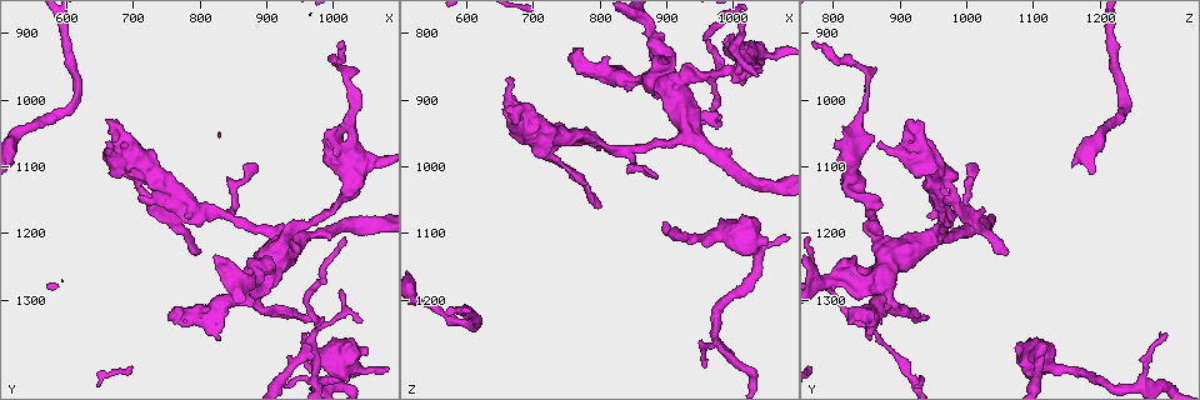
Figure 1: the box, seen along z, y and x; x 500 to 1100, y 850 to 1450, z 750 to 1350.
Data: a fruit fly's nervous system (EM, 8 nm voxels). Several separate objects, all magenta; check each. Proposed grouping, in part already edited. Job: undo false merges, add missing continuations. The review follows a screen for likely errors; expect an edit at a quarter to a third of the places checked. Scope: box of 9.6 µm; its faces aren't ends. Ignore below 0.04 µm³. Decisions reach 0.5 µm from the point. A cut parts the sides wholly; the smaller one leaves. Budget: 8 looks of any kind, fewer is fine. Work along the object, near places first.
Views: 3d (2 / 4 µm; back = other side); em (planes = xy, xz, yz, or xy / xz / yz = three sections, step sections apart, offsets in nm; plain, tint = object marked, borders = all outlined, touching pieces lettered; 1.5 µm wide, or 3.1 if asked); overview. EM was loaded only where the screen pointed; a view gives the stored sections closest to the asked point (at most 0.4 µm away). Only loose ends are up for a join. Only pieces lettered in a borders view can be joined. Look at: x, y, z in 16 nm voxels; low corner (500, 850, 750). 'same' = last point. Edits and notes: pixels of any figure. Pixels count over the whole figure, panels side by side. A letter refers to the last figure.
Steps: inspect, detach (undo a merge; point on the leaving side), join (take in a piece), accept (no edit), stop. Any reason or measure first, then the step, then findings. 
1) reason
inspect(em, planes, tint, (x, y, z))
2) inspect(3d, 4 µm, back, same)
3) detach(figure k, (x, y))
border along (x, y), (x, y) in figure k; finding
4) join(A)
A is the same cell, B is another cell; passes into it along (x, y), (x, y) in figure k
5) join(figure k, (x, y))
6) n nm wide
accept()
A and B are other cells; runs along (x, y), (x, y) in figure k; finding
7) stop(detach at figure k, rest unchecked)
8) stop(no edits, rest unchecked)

free end
inspect(3d, 2 µm, (795, 1230, 1060))

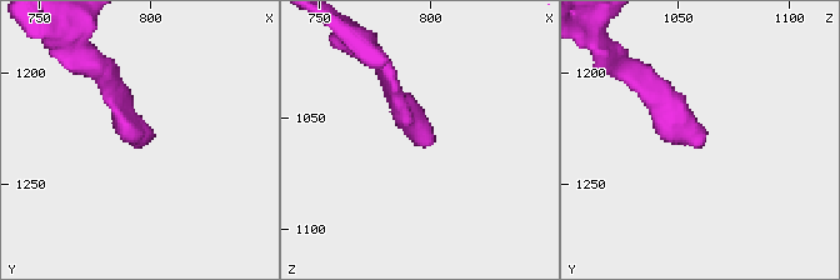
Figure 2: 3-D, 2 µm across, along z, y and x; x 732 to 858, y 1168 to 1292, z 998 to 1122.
inspect(em, yz, step 4, borders, (798, 1230, 1063))

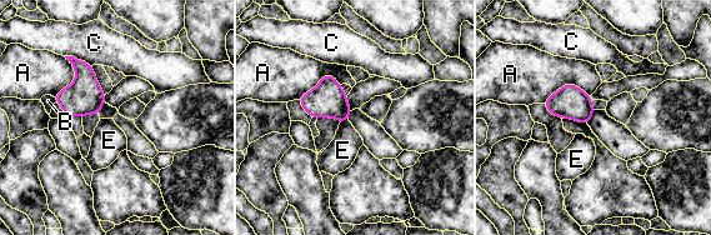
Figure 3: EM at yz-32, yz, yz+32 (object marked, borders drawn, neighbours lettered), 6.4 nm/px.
140 nm wide
accept()
A, B, C and E are other cells; no lettered piece goes on from it

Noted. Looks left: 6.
tapers out
inspect(3d, 4 µm, back, (1015, 1290, 880))

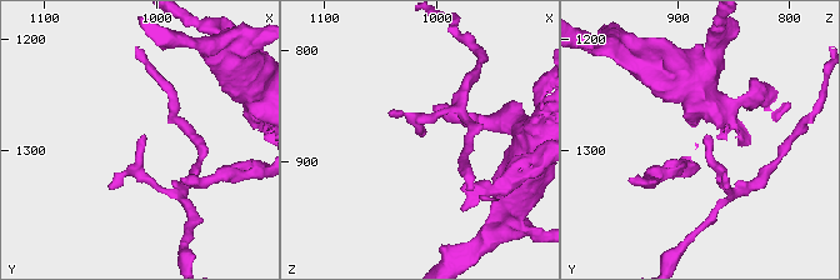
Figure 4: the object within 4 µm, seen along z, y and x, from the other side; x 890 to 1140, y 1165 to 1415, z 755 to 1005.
inspect(em, xy, step 8, borders, (1012, 1288, 872))

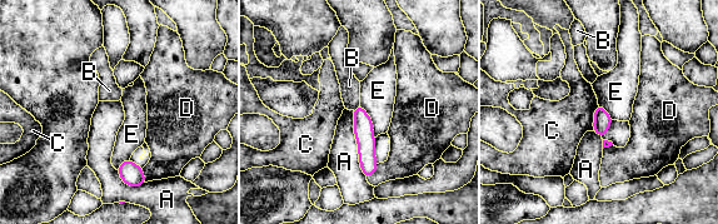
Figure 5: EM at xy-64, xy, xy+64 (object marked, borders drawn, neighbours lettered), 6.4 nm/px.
A touches over 440 nm
accept()
A, B, C, D and E are other cells; no lettered piece goes on from it

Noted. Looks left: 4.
branch stops here
inspect(em, planes, borders, (685, 1060, 905))

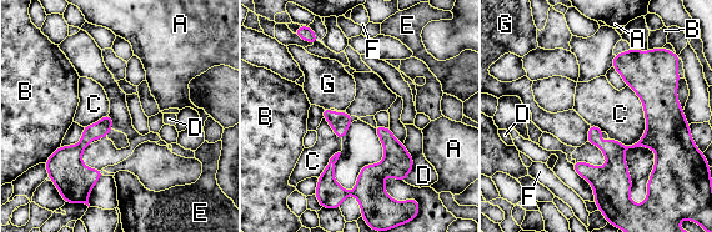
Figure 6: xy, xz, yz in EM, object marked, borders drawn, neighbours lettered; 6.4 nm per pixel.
accept()
A, B, C, D, E, F and G are other cells; no lettered piece goes on from it

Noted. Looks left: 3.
stop(no edits, rest unchecked)

